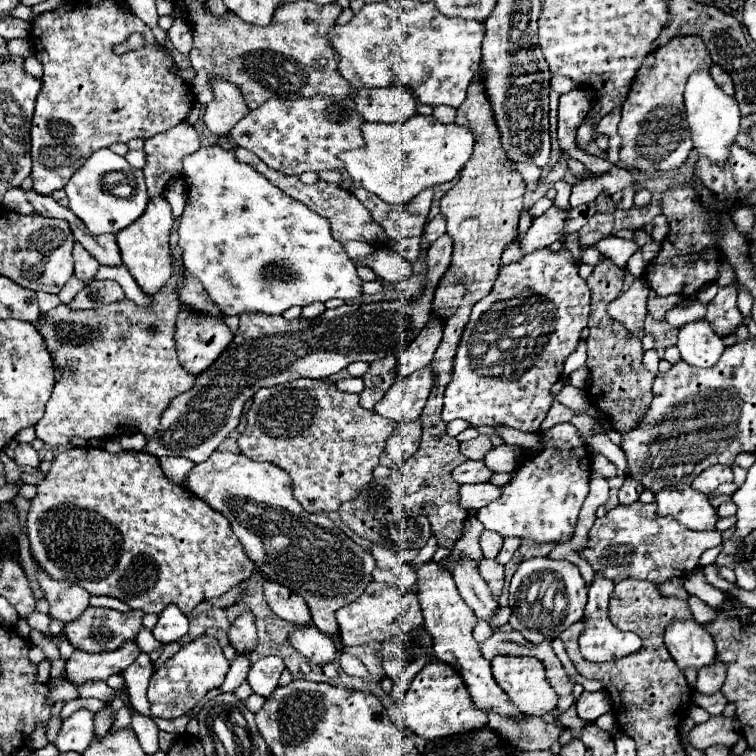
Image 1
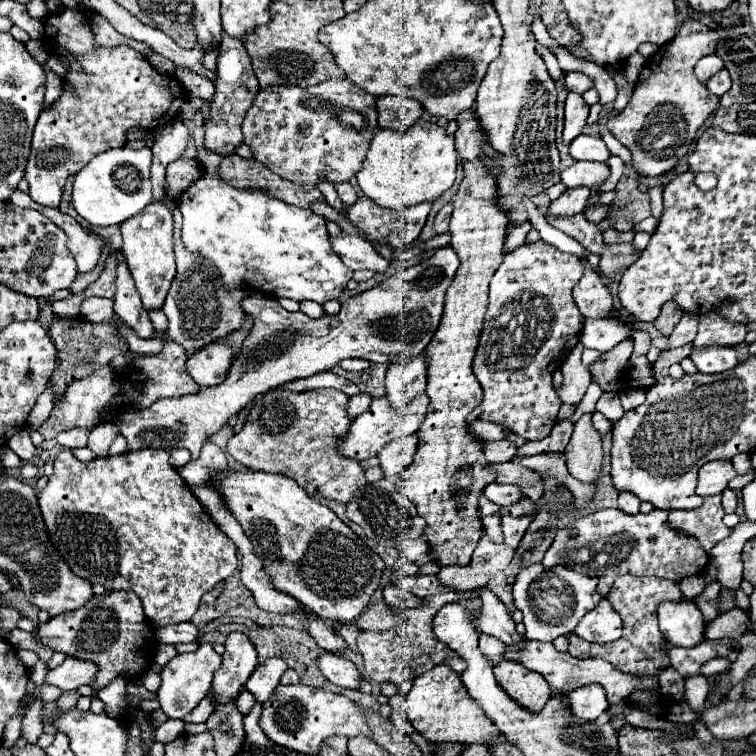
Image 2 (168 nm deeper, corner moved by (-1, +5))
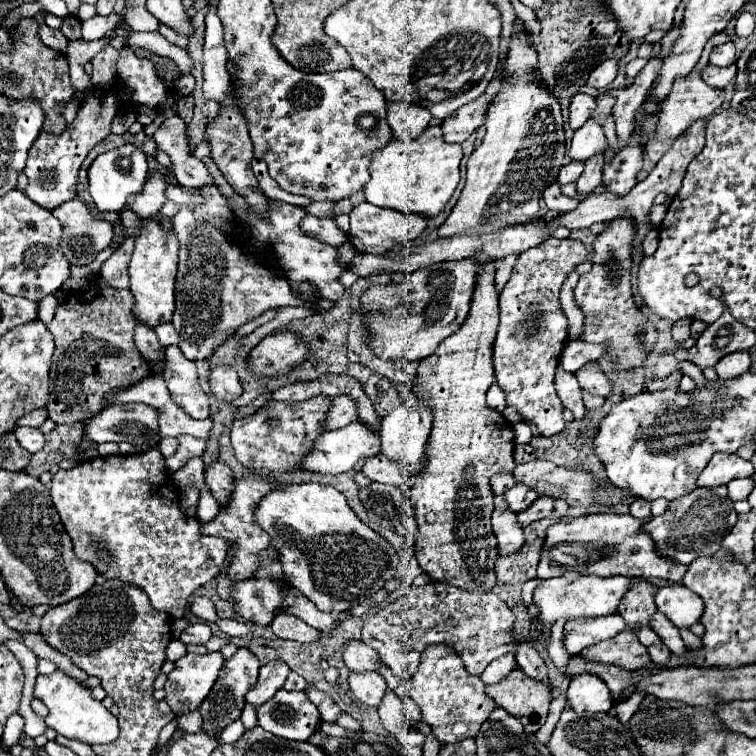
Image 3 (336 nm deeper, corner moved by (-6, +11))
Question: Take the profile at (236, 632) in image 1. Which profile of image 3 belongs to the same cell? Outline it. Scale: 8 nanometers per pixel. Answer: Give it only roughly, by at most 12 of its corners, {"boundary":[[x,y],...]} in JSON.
{"boundary":[[246,647],[224,661],[200,705],[204,731],[218,735],[240,717],[258,679]]}

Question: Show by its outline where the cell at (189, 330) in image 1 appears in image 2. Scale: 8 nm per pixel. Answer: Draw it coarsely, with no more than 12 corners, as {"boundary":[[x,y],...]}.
{"boundary":[[223,341],[189,355],[201,387],[225,381],[233,353]]}

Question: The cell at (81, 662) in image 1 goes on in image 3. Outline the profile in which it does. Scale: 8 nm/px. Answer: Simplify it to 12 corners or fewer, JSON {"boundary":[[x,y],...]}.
{"boundary":[[62,671],[36,677],[46,725],[88,747],[118,739],[116,717]]}

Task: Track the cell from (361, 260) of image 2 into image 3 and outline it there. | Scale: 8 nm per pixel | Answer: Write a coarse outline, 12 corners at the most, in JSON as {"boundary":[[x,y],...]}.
{"boundary":[[302,219],[302,231],[332,247],[348,243],[334,219]]}

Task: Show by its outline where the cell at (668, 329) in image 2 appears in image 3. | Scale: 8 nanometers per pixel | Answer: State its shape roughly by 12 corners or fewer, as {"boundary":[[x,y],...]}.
{"boundary":[[678,319],[672,325],[674,341],[690,337],[692,319]]}

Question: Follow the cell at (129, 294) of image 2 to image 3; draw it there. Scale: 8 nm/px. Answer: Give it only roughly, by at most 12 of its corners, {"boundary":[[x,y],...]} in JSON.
{"boundary":[[136,321],[134,341],[142,357],[164,359],[162,345],[150,329]]}

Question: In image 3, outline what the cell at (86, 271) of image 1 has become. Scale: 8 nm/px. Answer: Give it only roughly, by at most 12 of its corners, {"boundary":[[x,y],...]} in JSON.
{"boundary":[[78,197],[52,209],[72,265],[92,263],[114,239]]}

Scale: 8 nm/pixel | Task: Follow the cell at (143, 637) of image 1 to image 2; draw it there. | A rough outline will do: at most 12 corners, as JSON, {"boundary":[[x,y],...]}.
{"boundary":[[209,643],[161,671],[163,713],[183,719],[209,695],[221,657]]}

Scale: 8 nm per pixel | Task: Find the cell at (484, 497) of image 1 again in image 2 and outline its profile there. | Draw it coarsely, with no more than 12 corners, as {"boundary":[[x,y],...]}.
{"boundary":[[491,483],[483,489],[497,507],[509,507],[525,495],[519,487]]}

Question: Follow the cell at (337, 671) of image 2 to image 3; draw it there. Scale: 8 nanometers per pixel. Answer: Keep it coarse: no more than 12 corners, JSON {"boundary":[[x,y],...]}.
{"boundary":[[350,671],[346,683],[356,699],[378,707],[386,681],[376,671]]}

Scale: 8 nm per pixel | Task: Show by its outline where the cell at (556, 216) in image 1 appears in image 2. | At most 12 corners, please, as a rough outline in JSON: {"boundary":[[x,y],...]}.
{"boundary":[[589,187],[567,189],[549,205],[551,215],[577,215],[585,209]]}

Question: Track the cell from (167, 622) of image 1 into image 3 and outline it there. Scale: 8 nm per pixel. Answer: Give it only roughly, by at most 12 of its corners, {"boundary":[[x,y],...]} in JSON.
{"boundary":[[198,621],[182,631],[180,641],[206,643],[212,637],[208,623]]}

